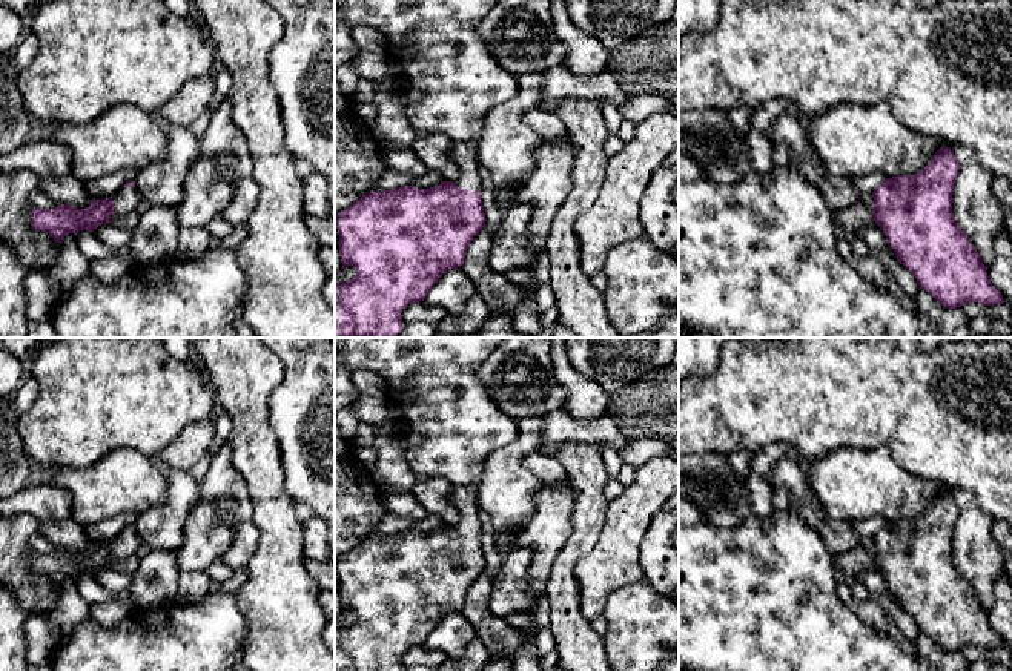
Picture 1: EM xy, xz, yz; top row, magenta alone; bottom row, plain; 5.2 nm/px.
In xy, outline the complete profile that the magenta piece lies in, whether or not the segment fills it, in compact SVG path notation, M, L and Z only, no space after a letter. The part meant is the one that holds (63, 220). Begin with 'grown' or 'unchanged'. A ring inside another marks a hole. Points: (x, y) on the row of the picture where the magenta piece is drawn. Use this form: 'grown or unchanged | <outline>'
grown | M135 181L126 183L117 193L104 200L92 198L86 209L61 204L55 209L32 209L31 226L49 233L57 243L63 243L68 233L78 235L80 230L94 232L98 226L111 223L112 215L134 212L141 197Z

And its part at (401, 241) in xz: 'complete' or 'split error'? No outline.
split error

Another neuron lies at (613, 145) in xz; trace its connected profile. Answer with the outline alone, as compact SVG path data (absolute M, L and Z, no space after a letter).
M610 134L604 143L604 152L607 160L613 158L623 149L625 143L617 134Z

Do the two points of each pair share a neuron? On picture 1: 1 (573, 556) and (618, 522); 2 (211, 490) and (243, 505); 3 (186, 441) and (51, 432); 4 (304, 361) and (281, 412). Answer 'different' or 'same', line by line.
1: different
2: same
3: different
4: same

